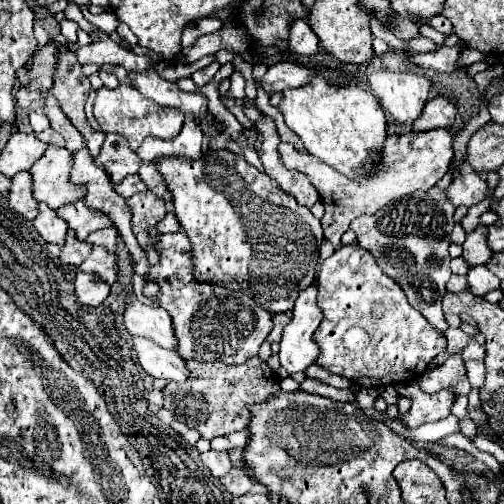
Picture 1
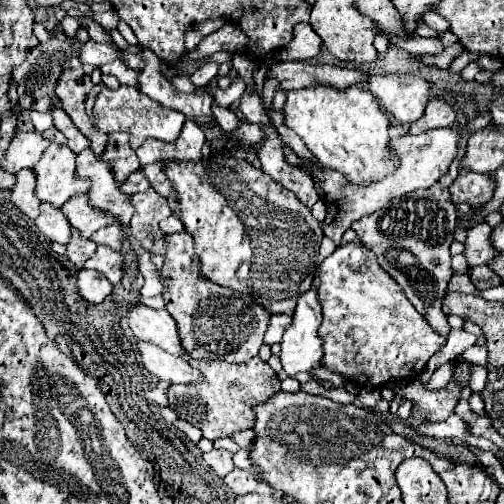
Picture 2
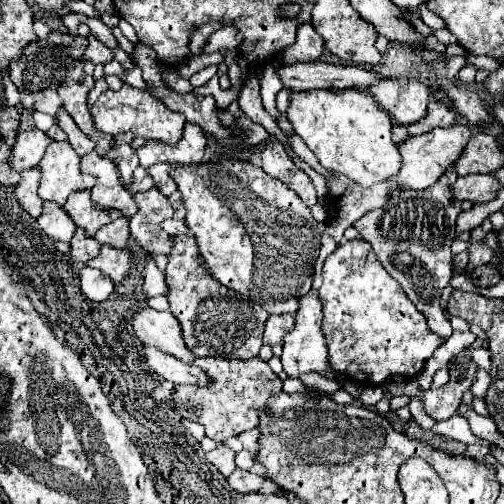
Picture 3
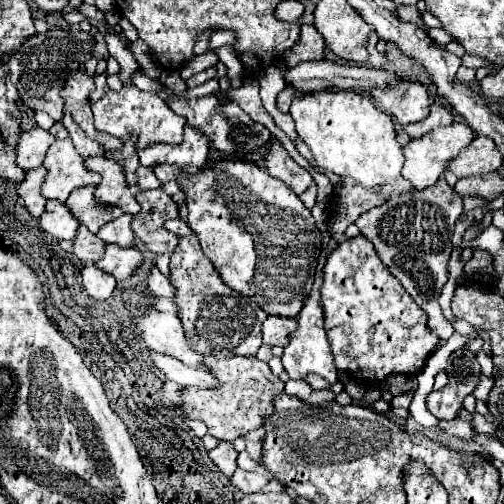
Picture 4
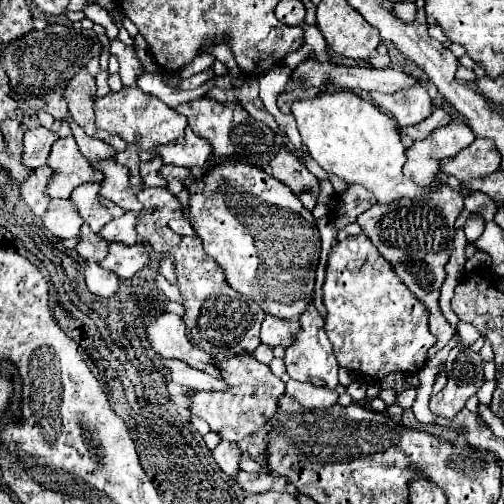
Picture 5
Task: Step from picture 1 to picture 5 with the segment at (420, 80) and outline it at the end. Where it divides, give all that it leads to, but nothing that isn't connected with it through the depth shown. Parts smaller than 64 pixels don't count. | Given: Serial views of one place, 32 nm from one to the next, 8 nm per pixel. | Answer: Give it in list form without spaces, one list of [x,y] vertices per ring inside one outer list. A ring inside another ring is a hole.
[[[420,84],[396,90],[392,94],[372,92],[372,98],[382,112],[396,120],[400,128],[418,124],[432,114],[432,100],[426,88]]]

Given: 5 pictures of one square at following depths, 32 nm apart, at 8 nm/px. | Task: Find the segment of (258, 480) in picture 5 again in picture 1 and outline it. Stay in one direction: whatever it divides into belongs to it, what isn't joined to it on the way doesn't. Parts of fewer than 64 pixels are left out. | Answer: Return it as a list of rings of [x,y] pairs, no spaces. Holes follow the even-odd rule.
[[[232,468],[222,480],[222,486],[232,494],[232,496],[244,496],[246,492],[252,490],[252,486],[256,484],[254,480],[250,480],[248,476],[244,476],[242,468]]]

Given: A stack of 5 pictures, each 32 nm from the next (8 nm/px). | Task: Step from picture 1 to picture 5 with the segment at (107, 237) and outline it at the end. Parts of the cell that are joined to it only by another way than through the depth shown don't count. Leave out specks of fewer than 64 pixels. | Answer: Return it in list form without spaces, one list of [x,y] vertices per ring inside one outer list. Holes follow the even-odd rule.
[[[126,212],[124,216],[108,222],[102,230],[100,230],[100,236],[106,240],[106,242],[120,242],[120,244],[136,244],[138,242],[138,236],[136,236],[136,214],[132,212]]]

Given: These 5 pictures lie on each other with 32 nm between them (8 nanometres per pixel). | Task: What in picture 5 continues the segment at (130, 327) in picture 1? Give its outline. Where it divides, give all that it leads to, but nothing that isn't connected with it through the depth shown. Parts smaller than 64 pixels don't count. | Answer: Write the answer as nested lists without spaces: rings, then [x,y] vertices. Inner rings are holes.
[[[162,312],[160,316],[150,316],[144,320],[144,328],[146,328],[146,340],[158,354],[182,360],[188,366],[204,370],[208,374],[216,374],[216,368],[212,368],[210,362],[212,356],[188,344],[184,322],[178,314]]]

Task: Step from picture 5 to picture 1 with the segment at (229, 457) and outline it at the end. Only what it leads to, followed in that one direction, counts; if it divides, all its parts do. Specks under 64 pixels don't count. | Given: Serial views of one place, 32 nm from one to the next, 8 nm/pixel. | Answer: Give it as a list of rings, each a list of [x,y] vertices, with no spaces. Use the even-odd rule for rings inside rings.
[[[204,452],[200,454],[200,460],[210,470],[210,474],[216,478],[222,478],[232,468],[232,462],[228,460],[226,452]]]

